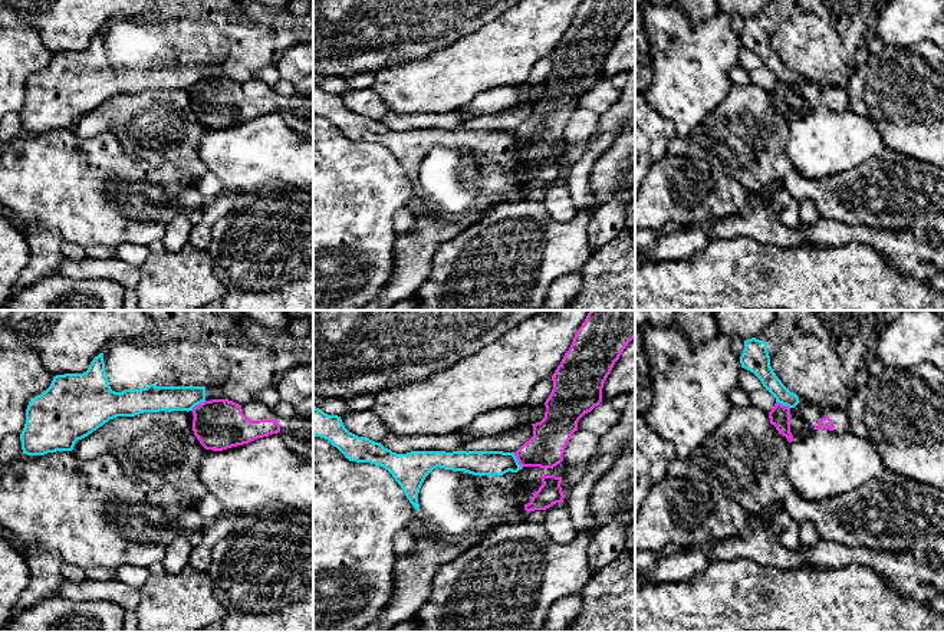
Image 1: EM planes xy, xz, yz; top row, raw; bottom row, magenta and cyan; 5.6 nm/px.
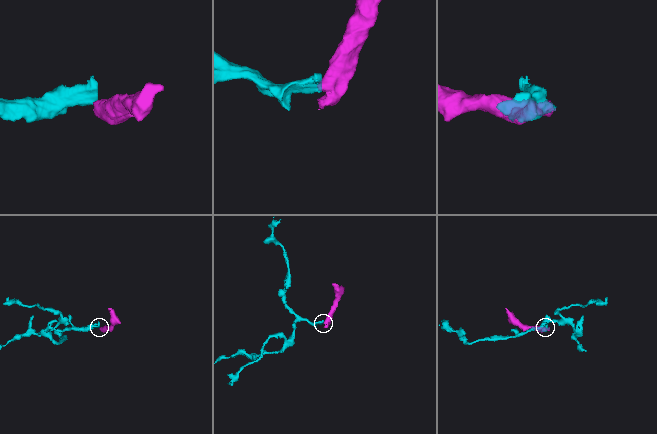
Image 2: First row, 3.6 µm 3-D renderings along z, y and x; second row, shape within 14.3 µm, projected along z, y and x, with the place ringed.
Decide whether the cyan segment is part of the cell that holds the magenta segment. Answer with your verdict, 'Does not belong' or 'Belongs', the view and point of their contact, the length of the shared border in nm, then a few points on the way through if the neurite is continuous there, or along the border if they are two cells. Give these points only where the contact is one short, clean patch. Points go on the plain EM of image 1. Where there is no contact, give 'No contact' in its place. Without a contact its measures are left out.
Does not belong. Touches magenta at xy (199, 82). Shared border 100 nm. Boundary: xy (204, 78), (191, 88)

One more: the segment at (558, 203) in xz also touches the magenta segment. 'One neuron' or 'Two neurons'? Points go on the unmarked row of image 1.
Two neurons

